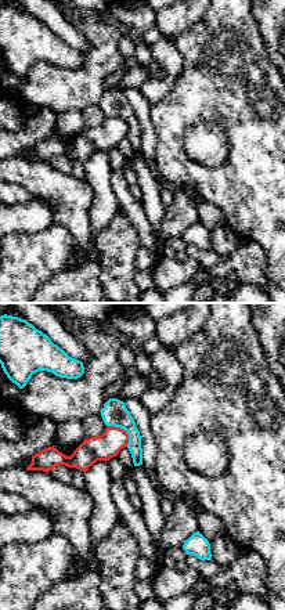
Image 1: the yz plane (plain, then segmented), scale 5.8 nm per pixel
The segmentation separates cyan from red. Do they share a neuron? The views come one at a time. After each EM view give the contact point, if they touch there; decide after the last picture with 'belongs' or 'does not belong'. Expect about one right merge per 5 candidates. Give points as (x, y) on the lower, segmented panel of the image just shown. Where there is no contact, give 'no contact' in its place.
contact (123, 429)

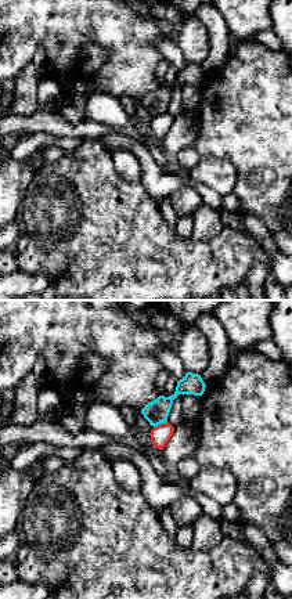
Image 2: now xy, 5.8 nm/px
contact (159, 424)

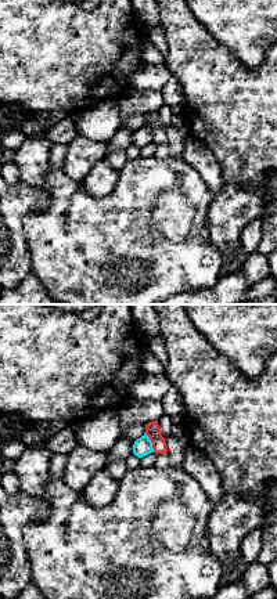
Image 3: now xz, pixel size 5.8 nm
contact (151, 443)

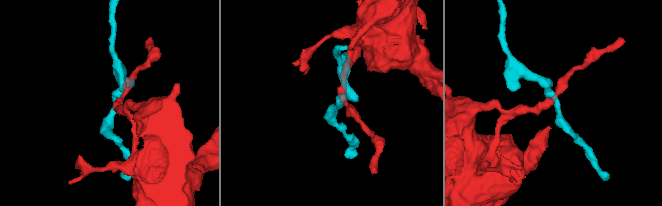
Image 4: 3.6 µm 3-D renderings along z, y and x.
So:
does not belong

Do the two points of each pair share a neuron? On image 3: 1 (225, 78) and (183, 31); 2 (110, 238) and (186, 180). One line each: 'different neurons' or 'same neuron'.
1: same neuron
2: same neuron

